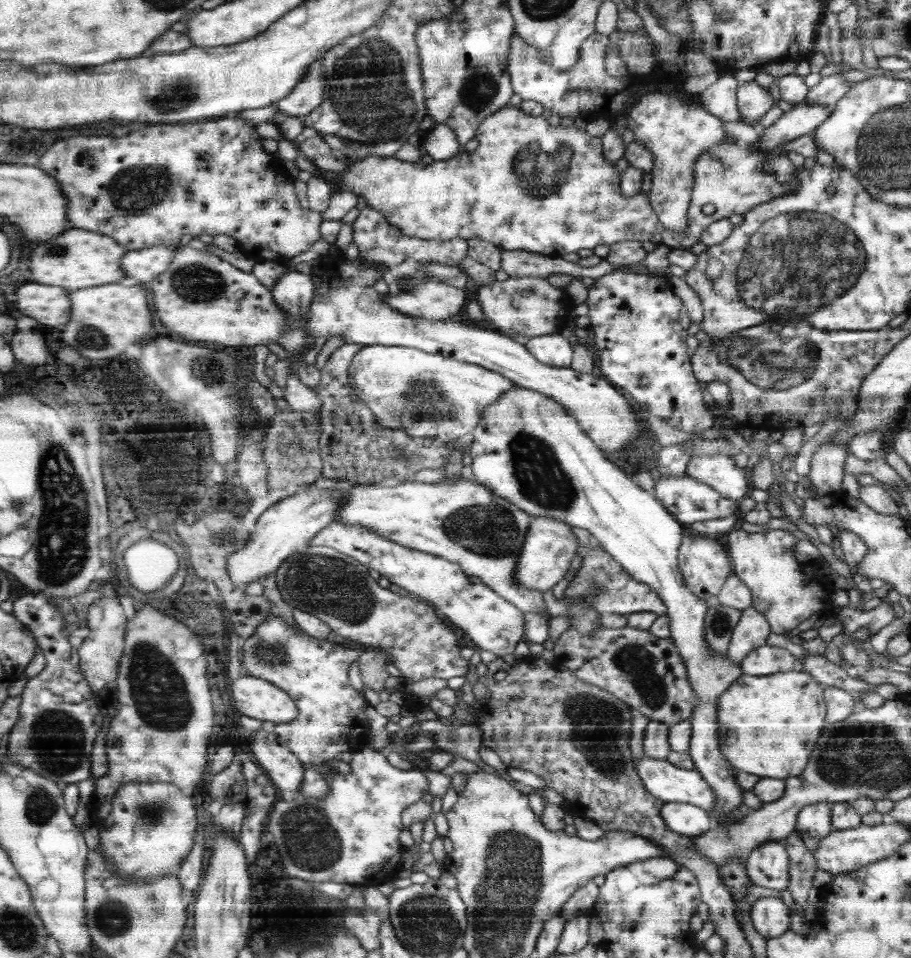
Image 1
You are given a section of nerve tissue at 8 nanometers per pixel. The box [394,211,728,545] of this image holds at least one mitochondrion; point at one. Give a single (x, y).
(540, 477)

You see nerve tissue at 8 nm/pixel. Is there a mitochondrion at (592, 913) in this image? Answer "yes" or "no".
no

